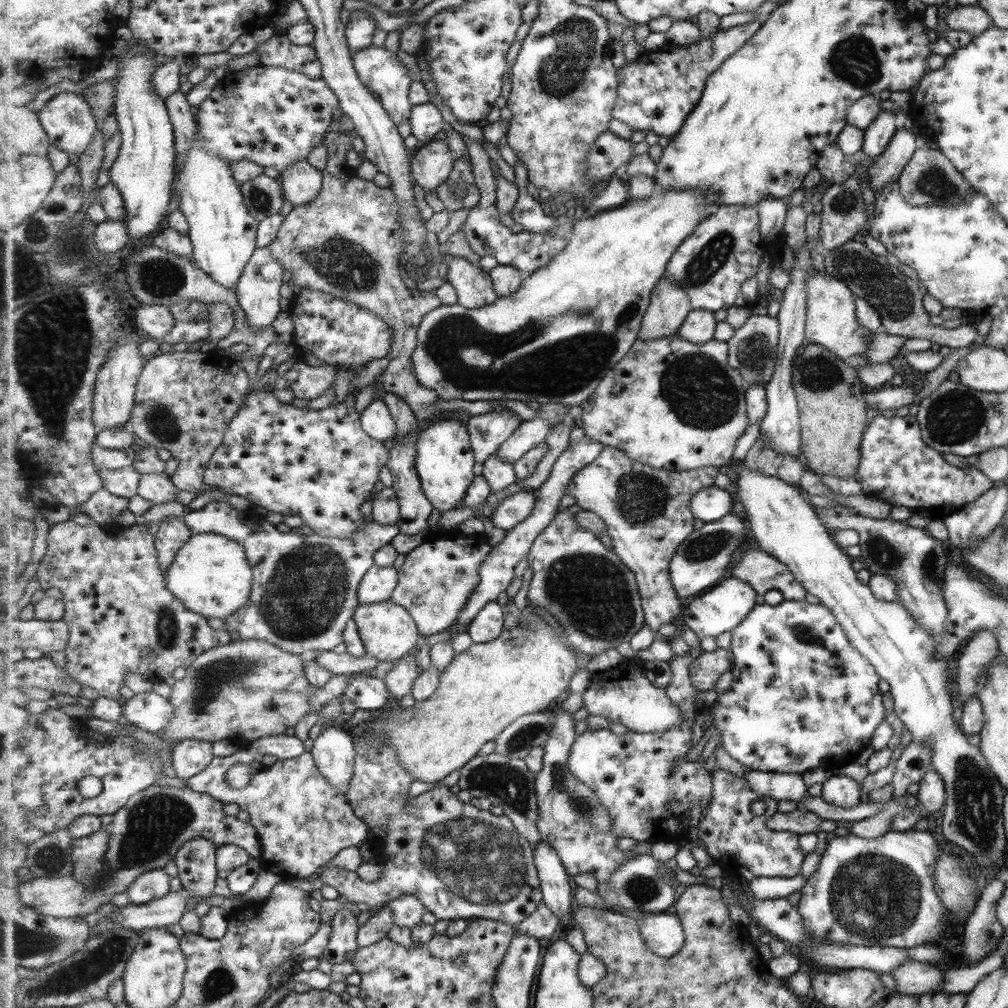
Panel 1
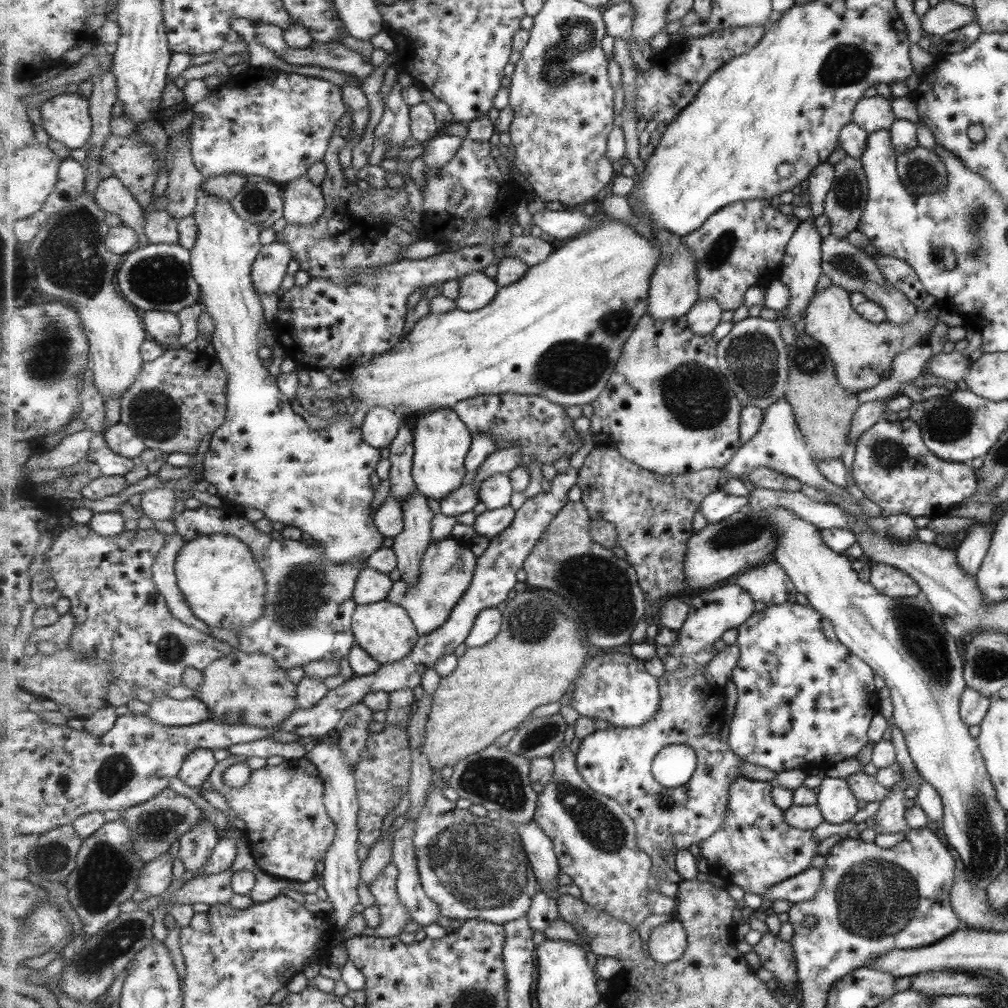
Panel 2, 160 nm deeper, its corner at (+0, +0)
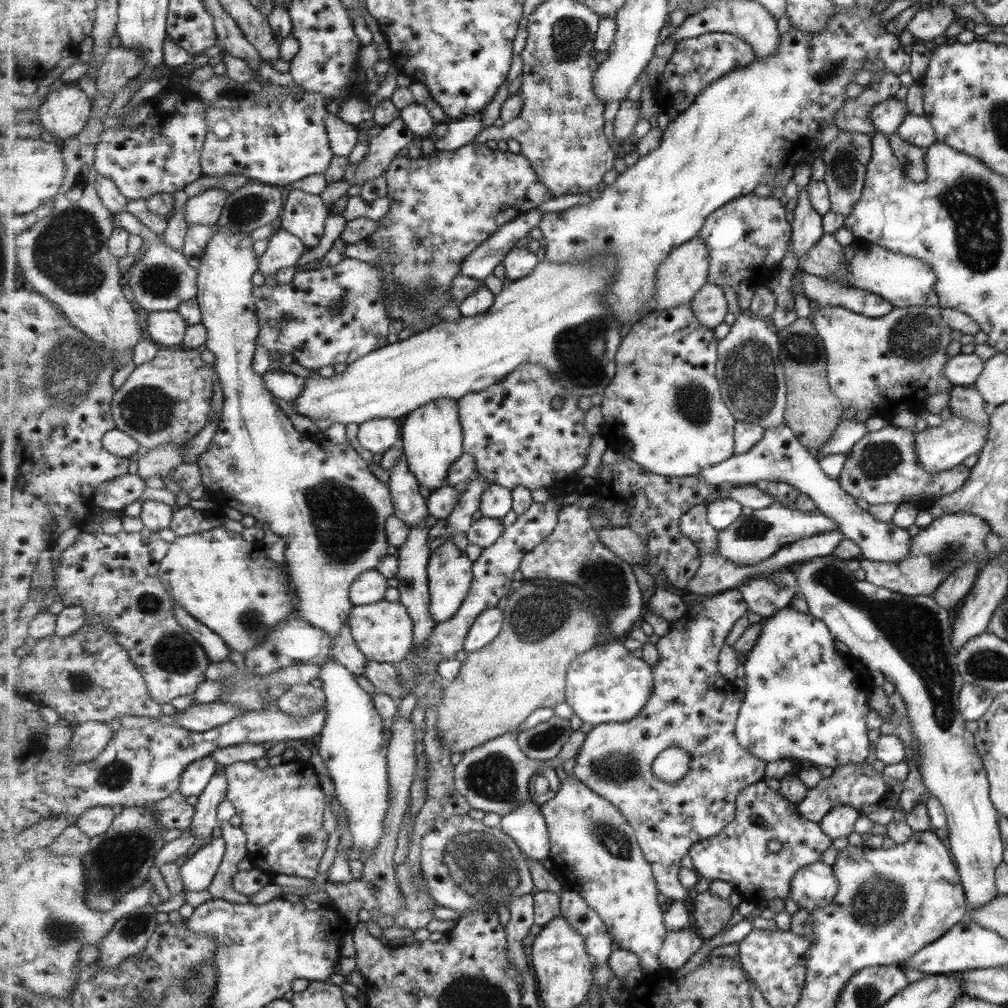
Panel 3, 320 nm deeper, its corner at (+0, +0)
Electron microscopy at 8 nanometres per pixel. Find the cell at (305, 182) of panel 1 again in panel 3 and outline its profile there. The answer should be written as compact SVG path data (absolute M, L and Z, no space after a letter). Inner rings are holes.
M289 188L285 199L281 228L298 236L307 248L319 246L325 236L325 222L331 214L321 196Z

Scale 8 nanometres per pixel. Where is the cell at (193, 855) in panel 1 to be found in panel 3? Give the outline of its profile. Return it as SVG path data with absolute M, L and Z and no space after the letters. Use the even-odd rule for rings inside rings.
M223 768L213 775L203 794L198 797L198 802L195 805L196 815L191 826L192 833L197 835L197 840L211 836L213 828L221 826L218 821L218 808L221 801L226 799L229 786L226 770Z

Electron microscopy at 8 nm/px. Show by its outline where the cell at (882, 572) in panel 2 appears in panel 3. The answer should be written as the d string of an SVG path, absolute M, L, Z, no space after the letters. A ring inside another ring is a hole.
M961 512L943 514L939 518L932 518L925 527L919 528L918 532L910 538L907 554L901 560L877 562L858 558L859 568L865 573L864 579L869 581L869 584L905 596L931 597L944 579L960 566L974 562L977 570L982 570L981 562L987 556L983 544L987 532L989 532L989 525L981 517L961 514Z

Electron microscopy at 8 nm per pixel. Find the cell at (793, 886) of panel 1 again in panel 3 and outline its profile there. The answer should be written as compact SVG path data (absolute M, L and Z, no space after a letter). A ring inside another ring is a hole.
M813 862L801 868L791 886L791 899L808 912L828 906L837 893L838 882L831 867Z

